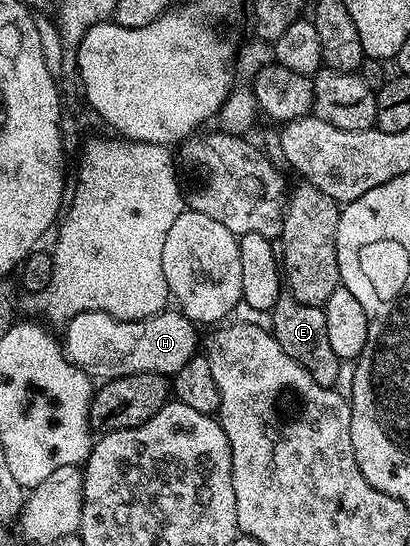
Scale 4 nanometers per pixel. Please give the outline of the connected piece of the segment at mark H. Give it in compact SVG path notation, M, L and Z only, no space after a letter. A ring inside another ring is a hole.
M180 310L157 312L154 316L148 316L142 320L120 320L106 312L84 312L64 325L63 353L70 364L82 368L90 378L96 378L101 382L140 372L159 374L169 378L174 372L178 372L180 368L185 366L198 351L199 340L197 344L196 331L198 332L198 329L193 321L188 320Z

